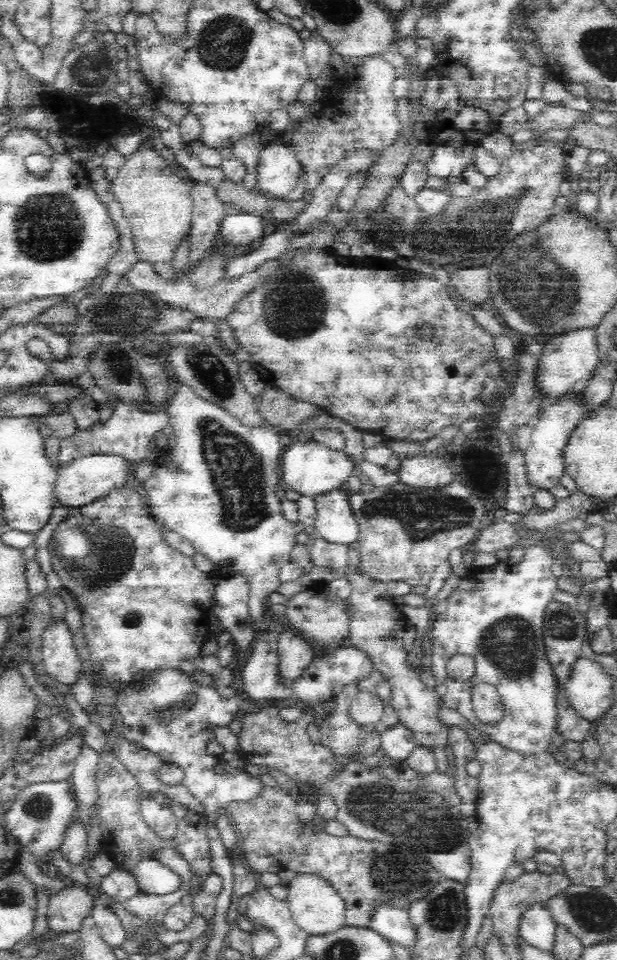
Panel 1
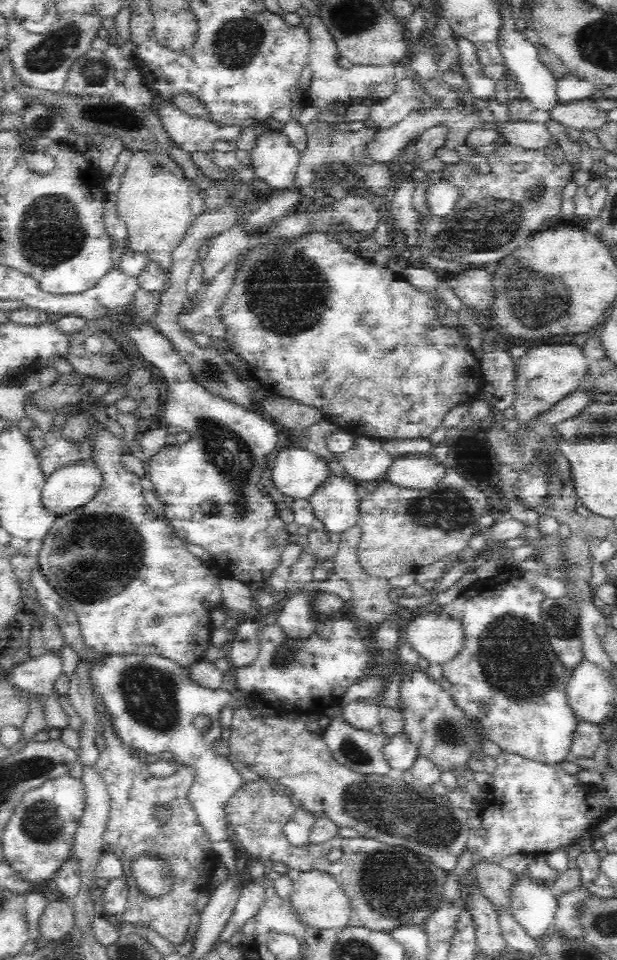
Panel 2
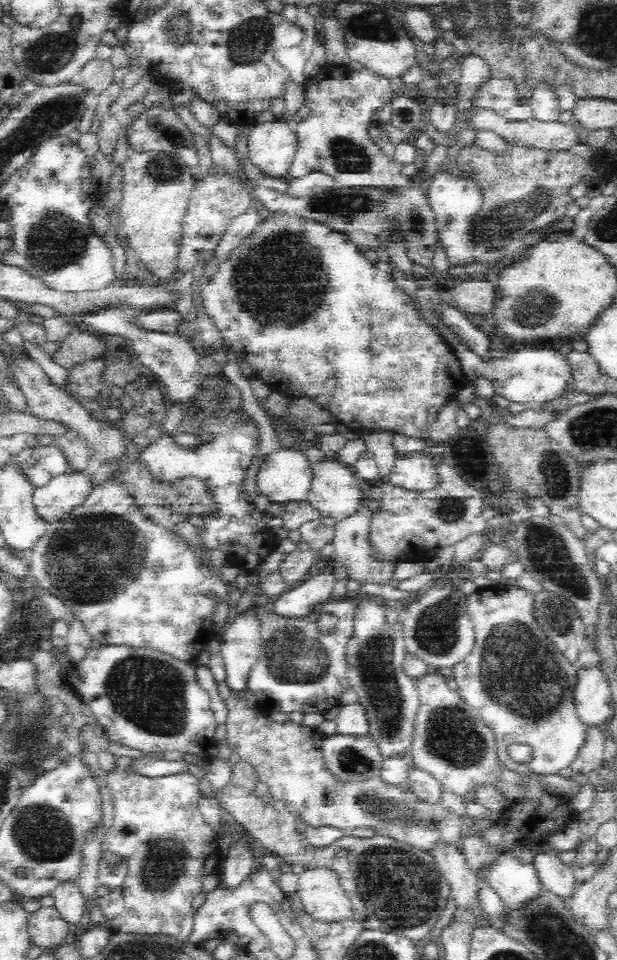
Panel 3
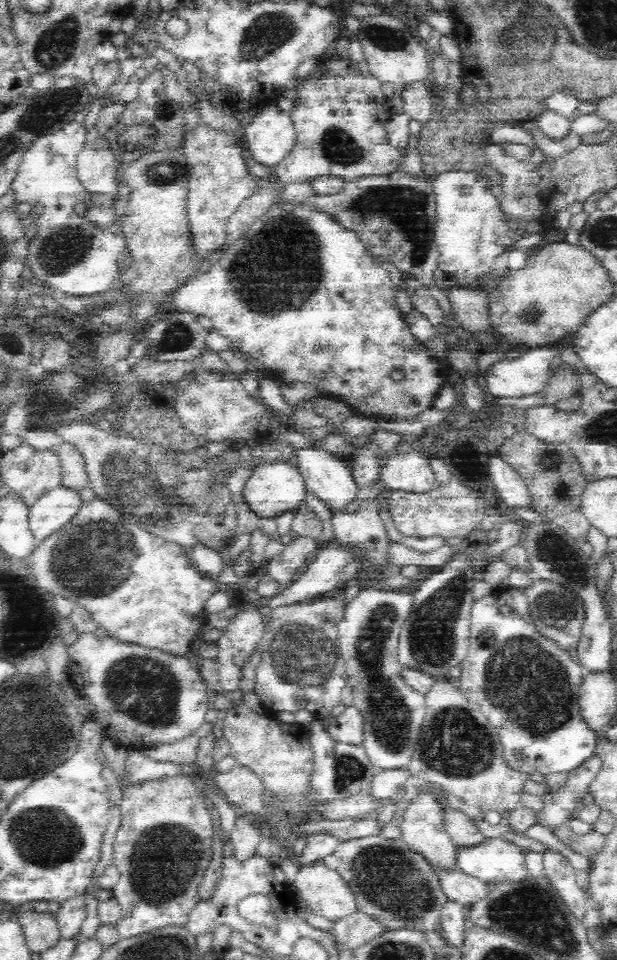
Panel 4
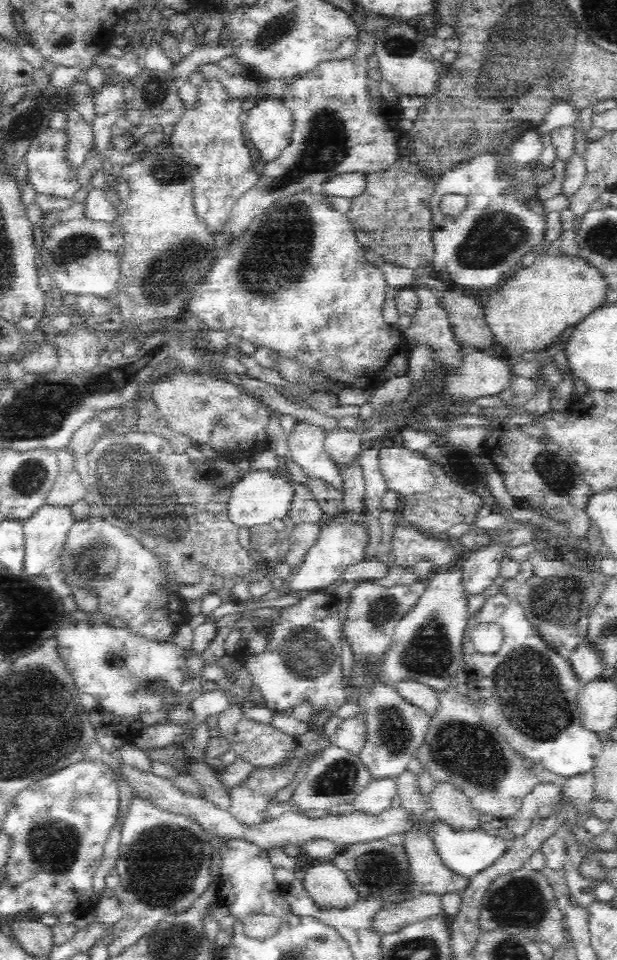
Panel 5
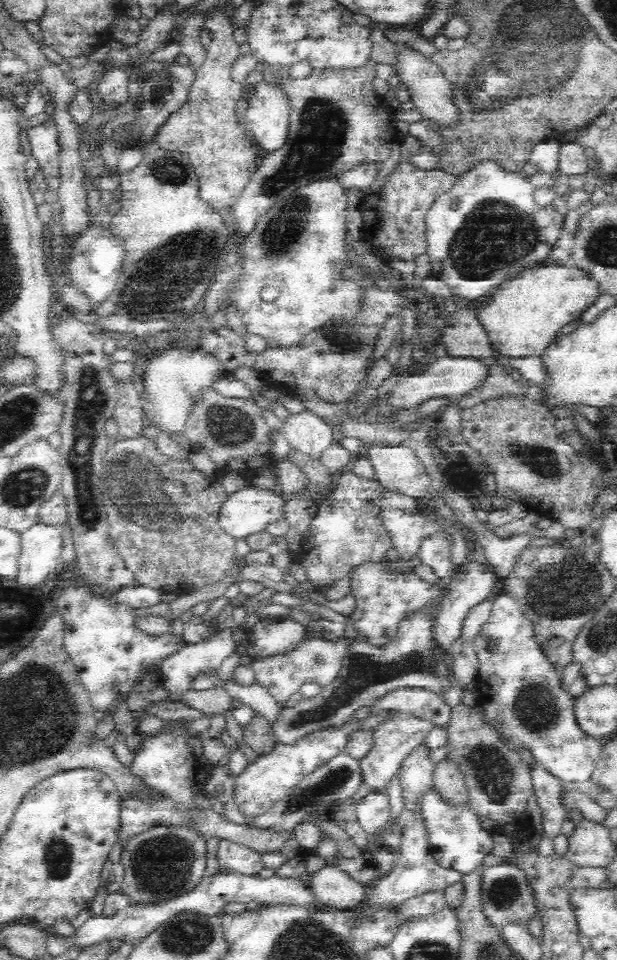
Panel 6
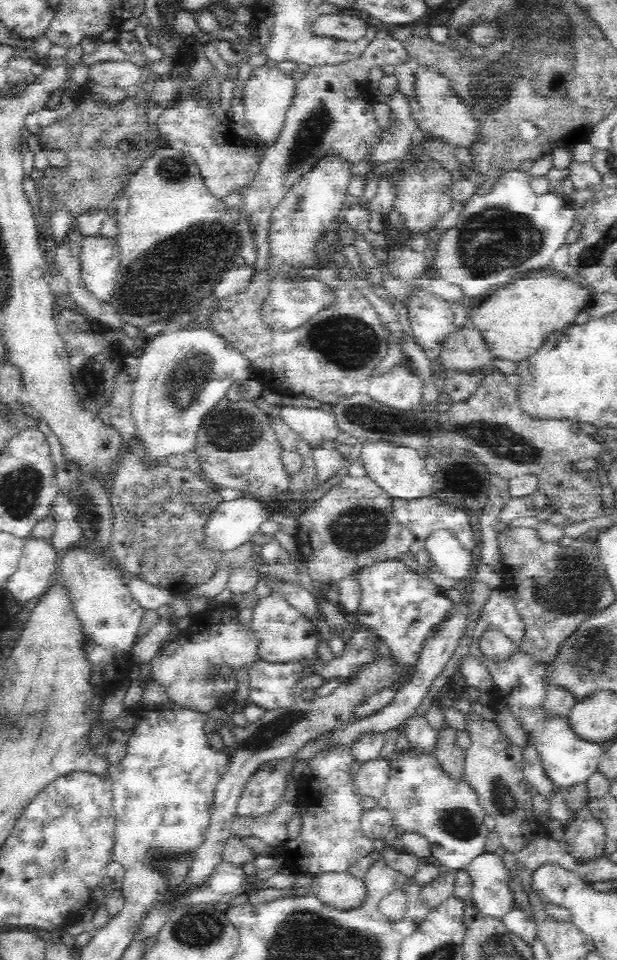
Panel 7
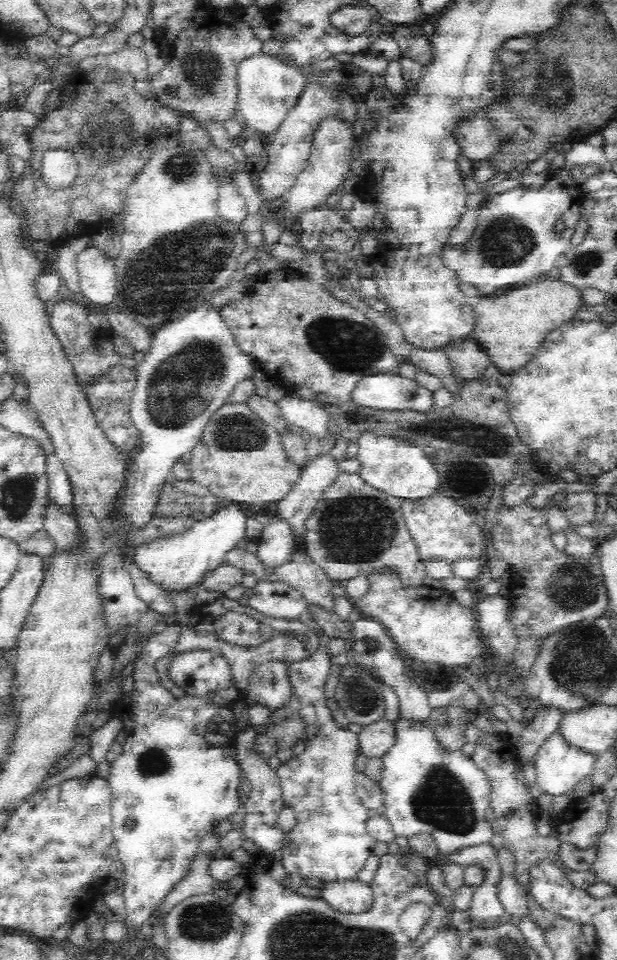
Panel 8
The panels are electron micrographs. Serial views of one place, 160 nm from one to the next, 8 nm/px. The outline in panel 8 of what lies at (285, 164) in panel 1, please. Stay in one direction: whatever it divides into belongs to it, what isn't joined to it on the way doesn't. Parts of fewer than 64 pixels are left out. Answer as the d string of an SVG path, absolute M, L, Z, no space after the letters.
M260 52L240 61L237 70L237 112L245 130L272 135L279 129L285 116L296 106L309 77L277 55Z

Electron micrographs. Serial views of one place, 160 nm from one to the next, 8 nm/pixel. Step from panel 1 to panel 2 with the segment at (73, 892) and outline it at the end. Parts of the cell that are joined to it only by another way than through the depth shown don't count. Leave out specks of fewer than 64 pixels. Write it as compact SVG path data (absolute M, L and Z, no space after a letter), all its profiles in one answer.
M56 900L49 902L38 920L40 943L60 941L75 925L73 903Z

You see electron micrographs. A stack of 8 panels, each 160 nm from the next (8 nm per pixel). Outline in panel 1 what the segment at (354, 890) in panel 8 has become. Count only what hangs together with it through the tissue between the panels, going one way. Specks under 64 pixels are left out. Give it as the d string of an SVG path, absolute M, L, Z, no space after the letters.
M298 873L297 876L290 882L290 887L288 888L288 896L286 898L290 913L294 918L295 924L302 928L305 932L310 935L321 936L324 934L332 933L333 931L339 930L341 927L345 926L345 914L347 912L347 903L344 898L339 896L339 892L331 886L320 876L319 874L312 873Z

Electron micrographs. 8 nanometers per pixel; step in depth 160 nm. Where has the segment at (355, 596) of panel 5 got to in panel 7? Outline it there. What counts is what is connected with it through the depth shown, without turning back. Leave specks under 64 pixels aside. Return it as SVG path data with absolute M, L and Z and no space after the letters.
M398 560L366 566L356 572L356 579L362 594L353 619L386 642L398 663L409 667L416 665L424 642L438 632L442 622L448 620L448 612L454 610L455 603L446 596L445 589Z

